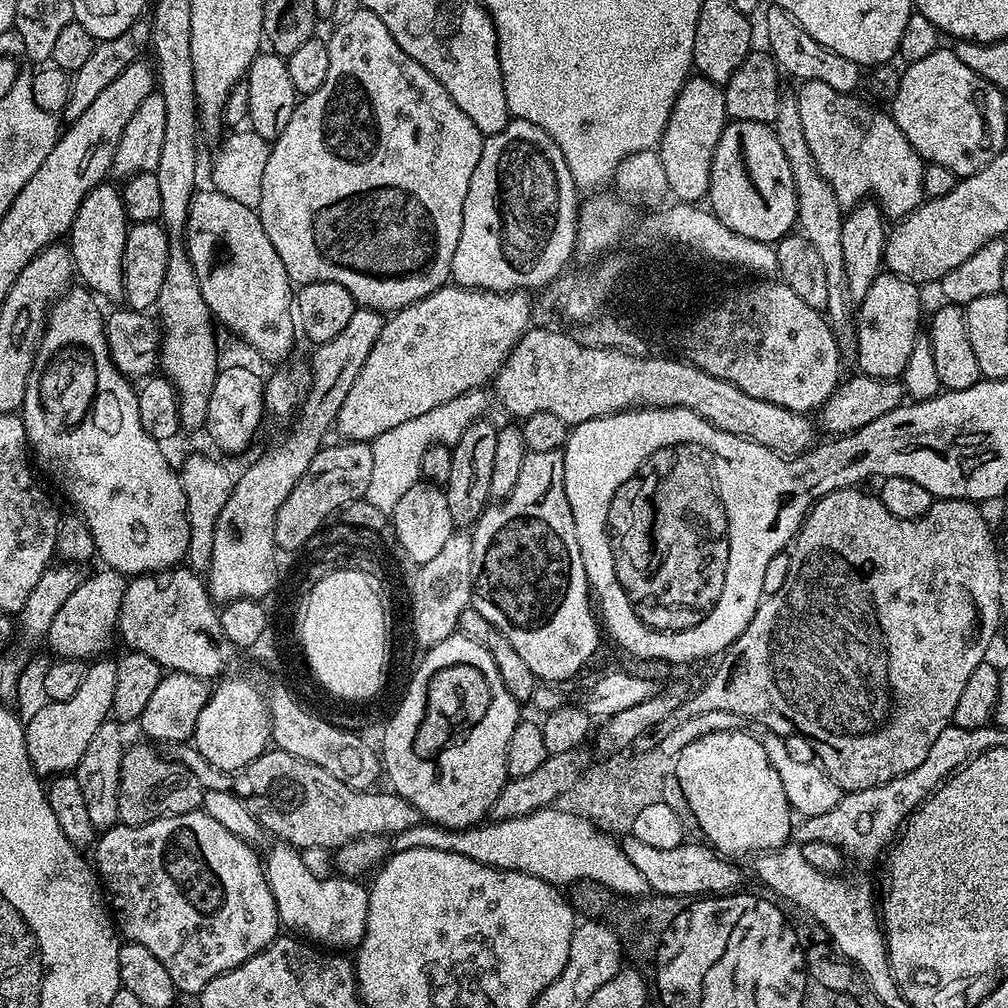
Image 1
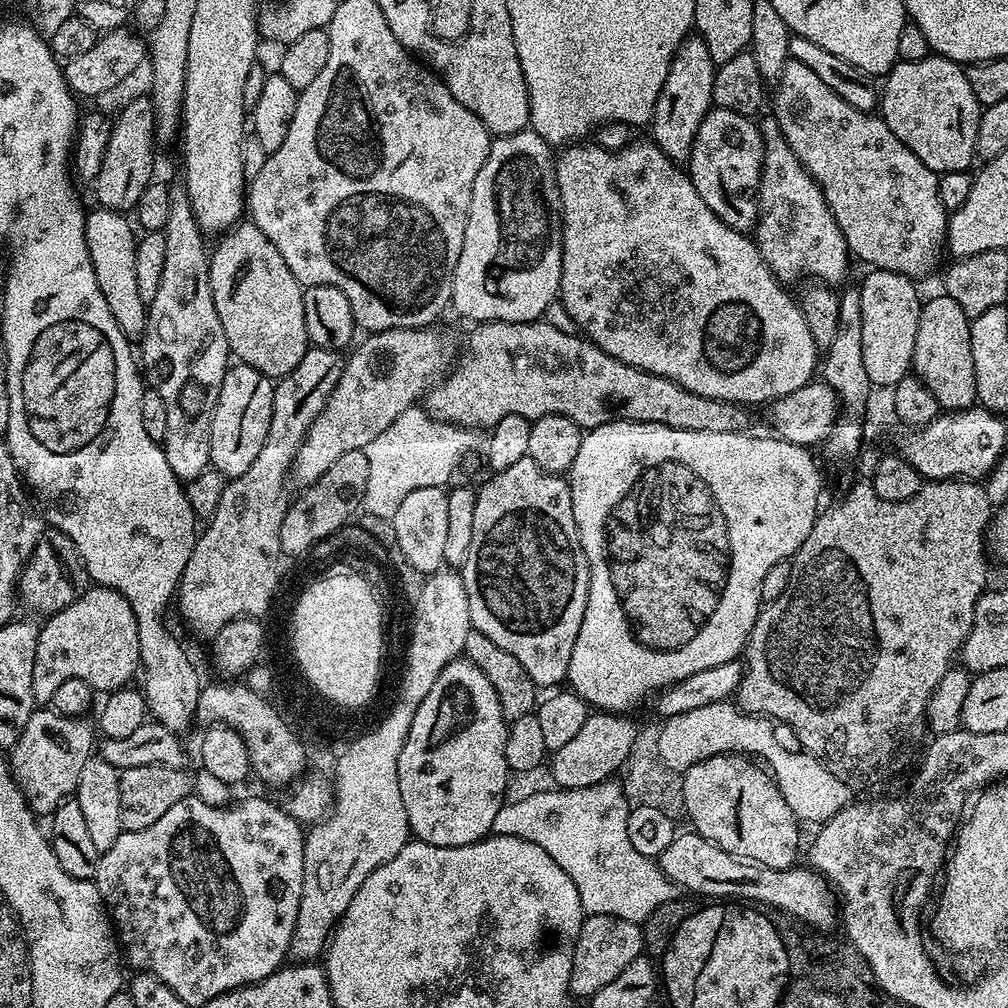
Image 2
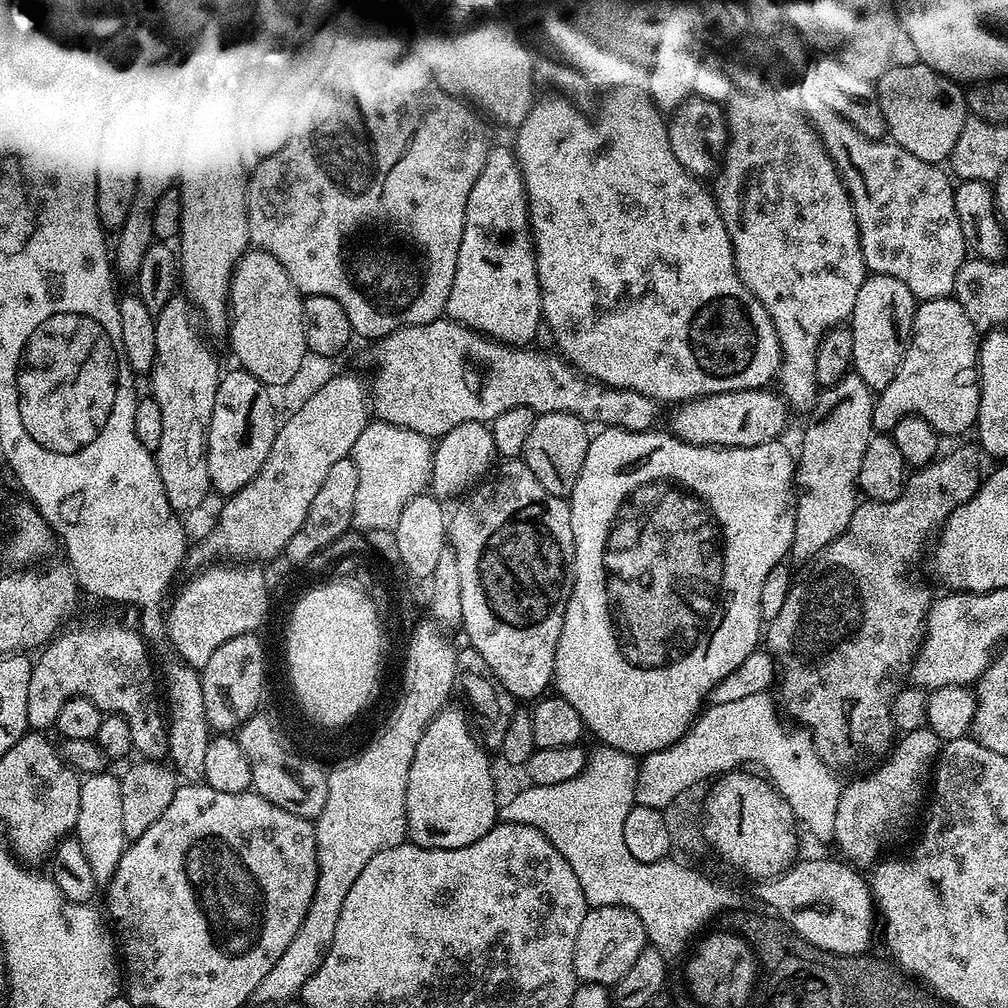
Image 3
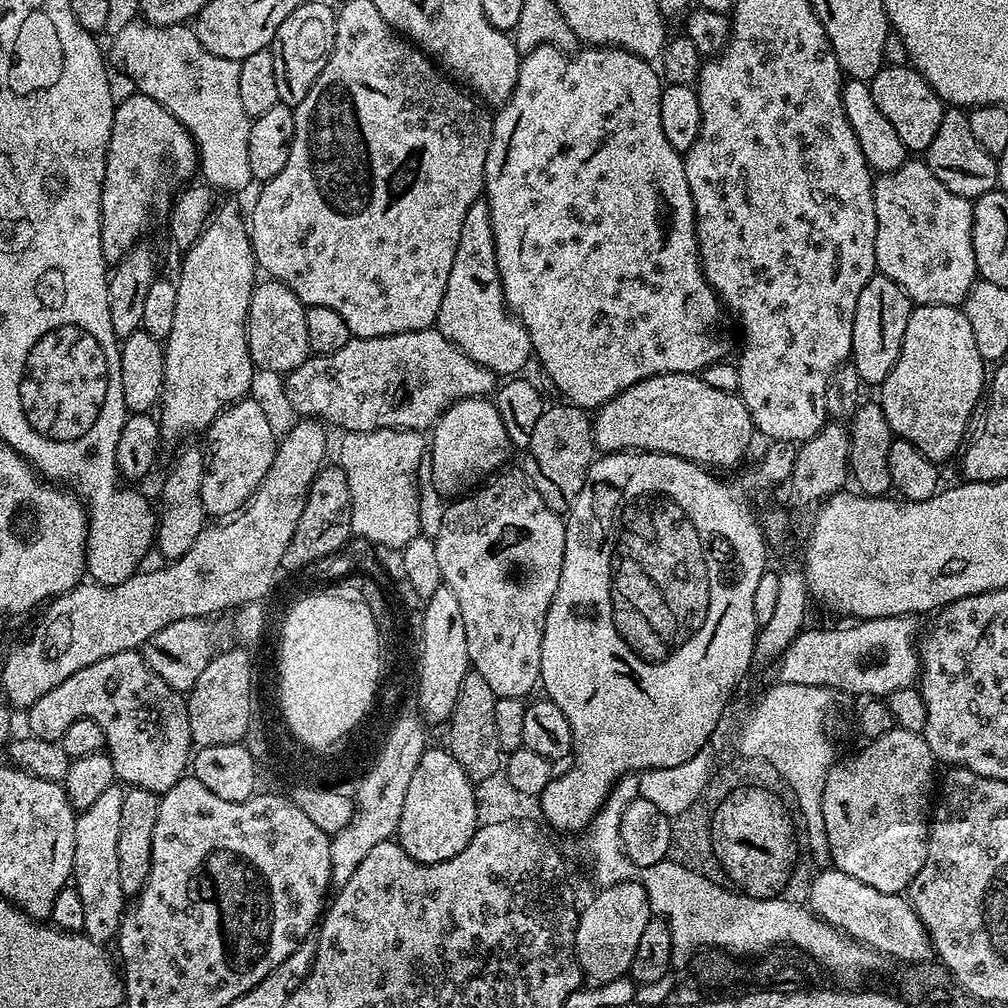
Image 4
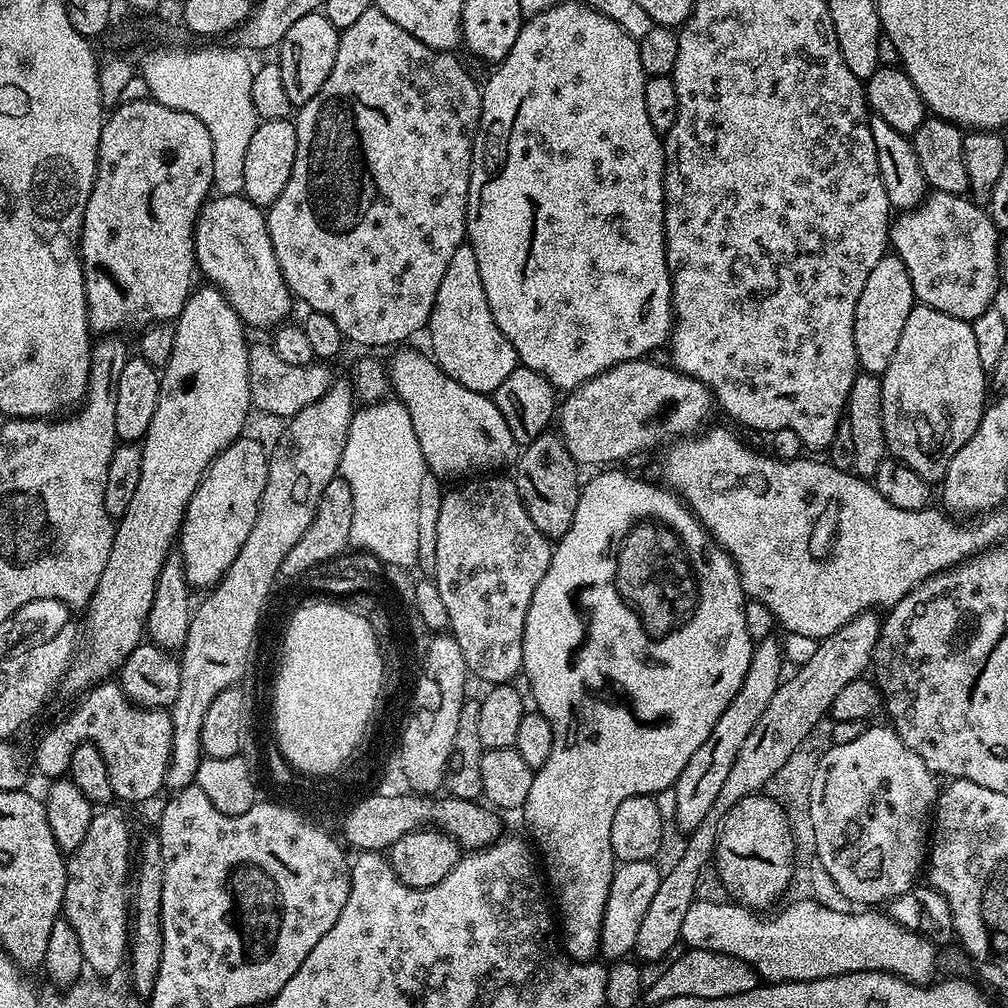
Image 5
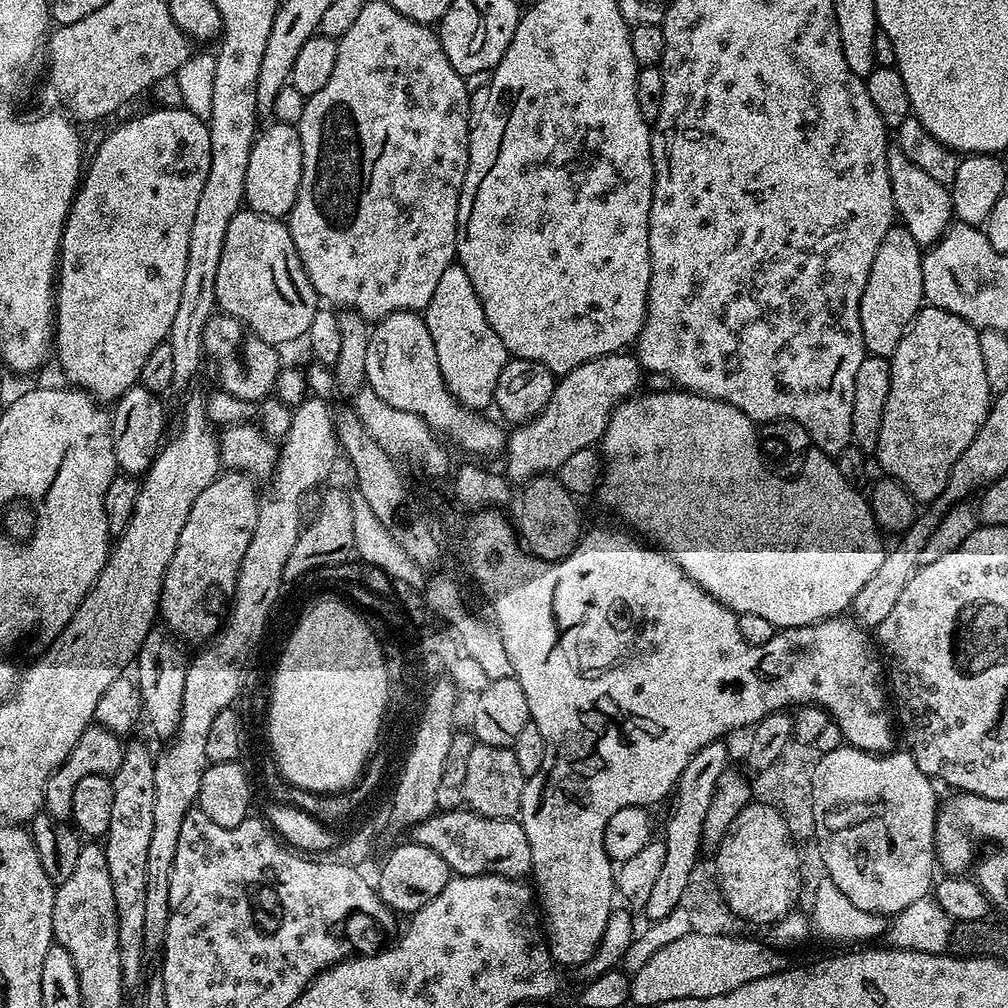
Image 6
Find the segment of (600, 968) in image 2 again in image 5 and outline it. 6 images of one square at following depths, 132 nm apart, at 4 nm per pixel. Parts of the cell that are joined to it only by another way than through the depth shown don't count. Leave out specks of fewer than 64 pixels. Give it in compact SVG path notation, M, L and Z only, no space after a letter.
M652 860L623 862L613 871L610 894L606 898L604 917L600 927L599 955L605 961L625 959L635 949L638 942L638 929L642 927L642 917L650 910L650 902L658 890L661 871Z

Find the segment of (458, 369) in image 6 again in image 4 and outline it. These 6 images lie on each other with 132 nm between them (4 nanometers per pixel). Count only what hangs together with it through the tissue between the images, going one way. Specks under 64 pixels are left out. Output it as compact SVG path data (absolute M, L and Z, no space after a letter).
M487 199L476 200L474 206L466 210L466 222L462 222L462 234L458 237L458 250L454 253L454 266L450 266L450 279L446 282L446 294L442 294L442 306L438 306L434 326L446 339L454 342L454 346L458 346L462 354L466 354L475 364L489 368L497 377L515 377L523 373L520 371L527 366L528 360L530 364L533 359L530 334L526 334L526 330L508 311L508 303L504 301Z

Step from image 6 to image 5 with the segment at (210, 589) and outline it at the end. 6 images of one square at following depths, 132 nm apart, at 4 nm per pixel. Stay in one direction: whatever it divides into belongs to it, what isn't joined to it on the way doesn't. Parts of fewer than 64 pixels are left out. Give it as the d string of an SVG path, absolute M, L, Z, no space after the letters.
M244 434L219 452L205 470L188 509L184 511L184 523L178 537L178 555L184 564L184 577L193 589L208 590L219 584L234 558L238 558L242 542L250 538L254 518L258 518L262 490L266 490L268 458L266 448Z

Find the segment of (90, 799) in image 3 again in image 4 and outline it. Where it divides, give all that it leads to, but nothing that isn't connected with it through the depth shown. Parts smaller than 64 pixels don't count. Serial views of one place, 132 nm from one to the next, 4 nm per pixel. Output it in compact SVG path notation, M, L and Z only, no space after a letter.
M113 786L102 790L90 807L76 817L76 845L74 846L74 887L82 898L86 917L83 935L97 942L105 942L117 935L124 920L126 897L118 883L118 829L122 823L122 798L125 789Z

